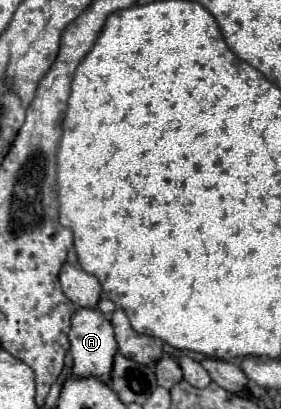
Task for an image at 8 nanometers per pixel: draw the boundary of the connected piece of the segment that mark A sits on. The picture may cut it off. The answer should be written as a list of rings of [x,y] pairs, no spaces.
[[[77,308],[71,316],[69,342],[71,342],[71,354],[73,354],[73,374],[75,376],[95,376],[107,382],[111,374],[113,356],[117,354],[117,344],[115,344],[111,322],[105,320],[105,316],[99,310]]]

